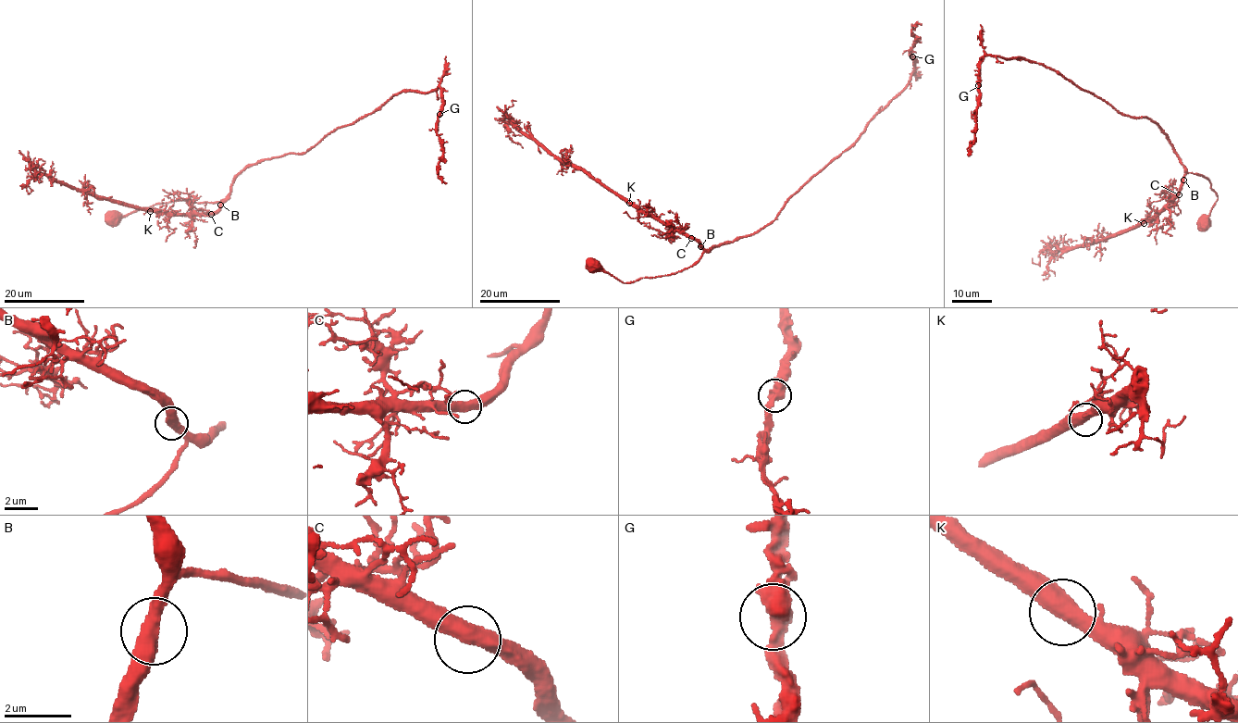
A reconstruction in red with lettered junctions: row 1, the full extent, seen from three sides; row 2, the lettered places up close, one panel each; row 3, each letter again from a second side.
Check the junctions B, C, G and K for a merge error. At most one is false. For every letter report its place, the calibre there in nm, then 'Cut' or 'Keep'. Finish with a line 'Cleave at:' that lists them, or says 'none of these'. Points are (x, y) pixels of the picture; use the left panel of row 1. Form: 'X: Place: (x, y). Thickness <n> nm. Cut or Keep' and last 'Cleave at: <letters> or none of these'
B: Place: (220, 205). Thickness 480 nm. Keep
C: Place: (211, 214). Thickness 480 nm. Keep
G: Place: (439, 114). Thickness 500 nm. Keep
K: Place: (150, 211). Thickness 500 nm. Keep
Cleave at: none of these

